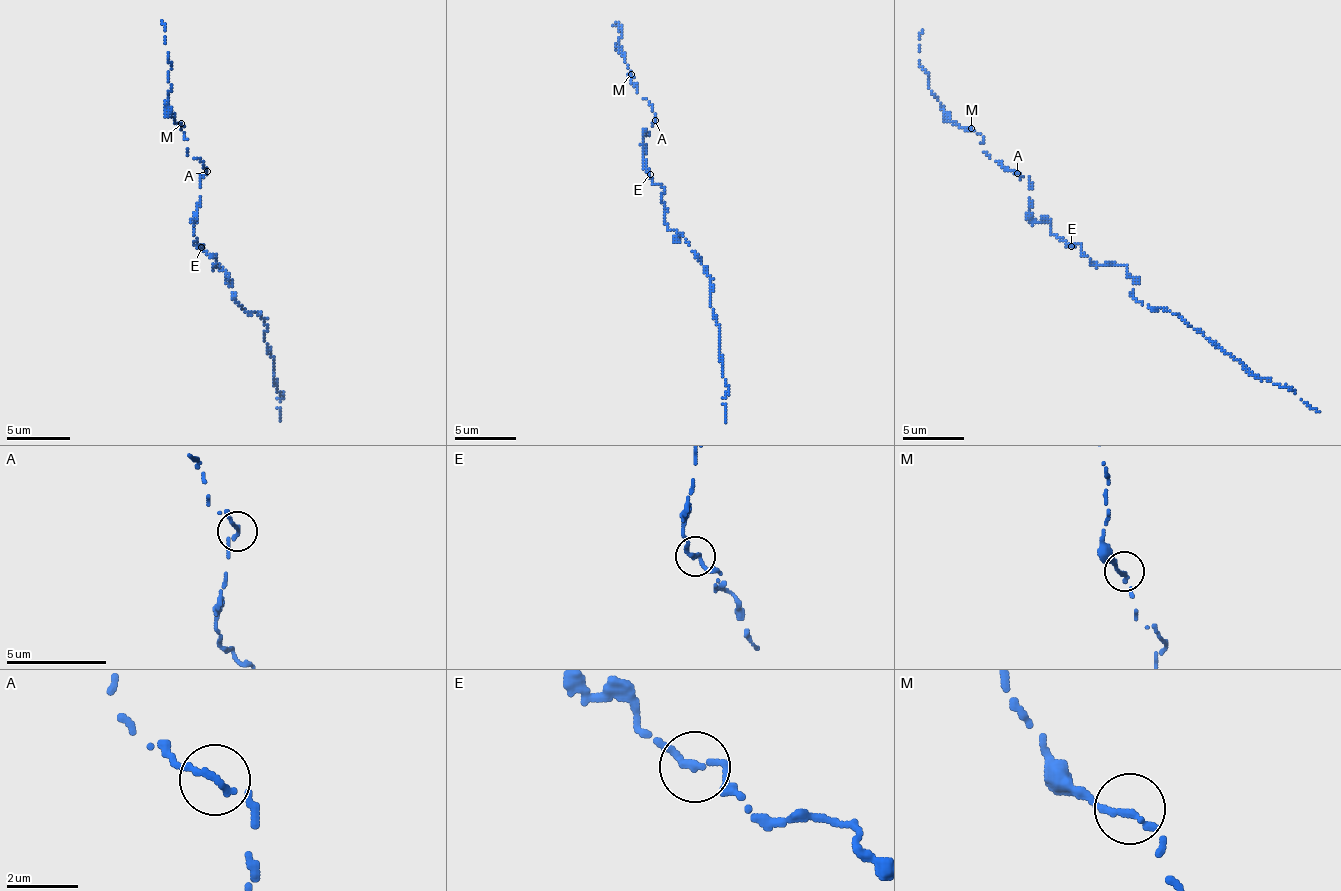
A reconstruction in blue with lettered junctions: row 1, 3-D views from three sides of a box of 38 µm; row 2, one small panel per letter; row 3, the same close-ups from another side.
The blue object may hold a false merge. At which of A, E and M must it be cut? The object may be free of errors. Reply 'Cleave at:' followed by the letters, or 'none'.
Cleave at: none

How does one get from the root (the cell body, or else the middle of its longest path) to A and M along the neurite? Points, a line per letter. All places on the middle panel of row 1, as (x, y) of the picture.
A: (652, 181), (643, 157), (643, 138), (655, 120)
M: (652, 181), (643, 157), (643, 138), (655, 114), (652, 105), (637, 92), (637, 83), (631, 83), (631, 74)

